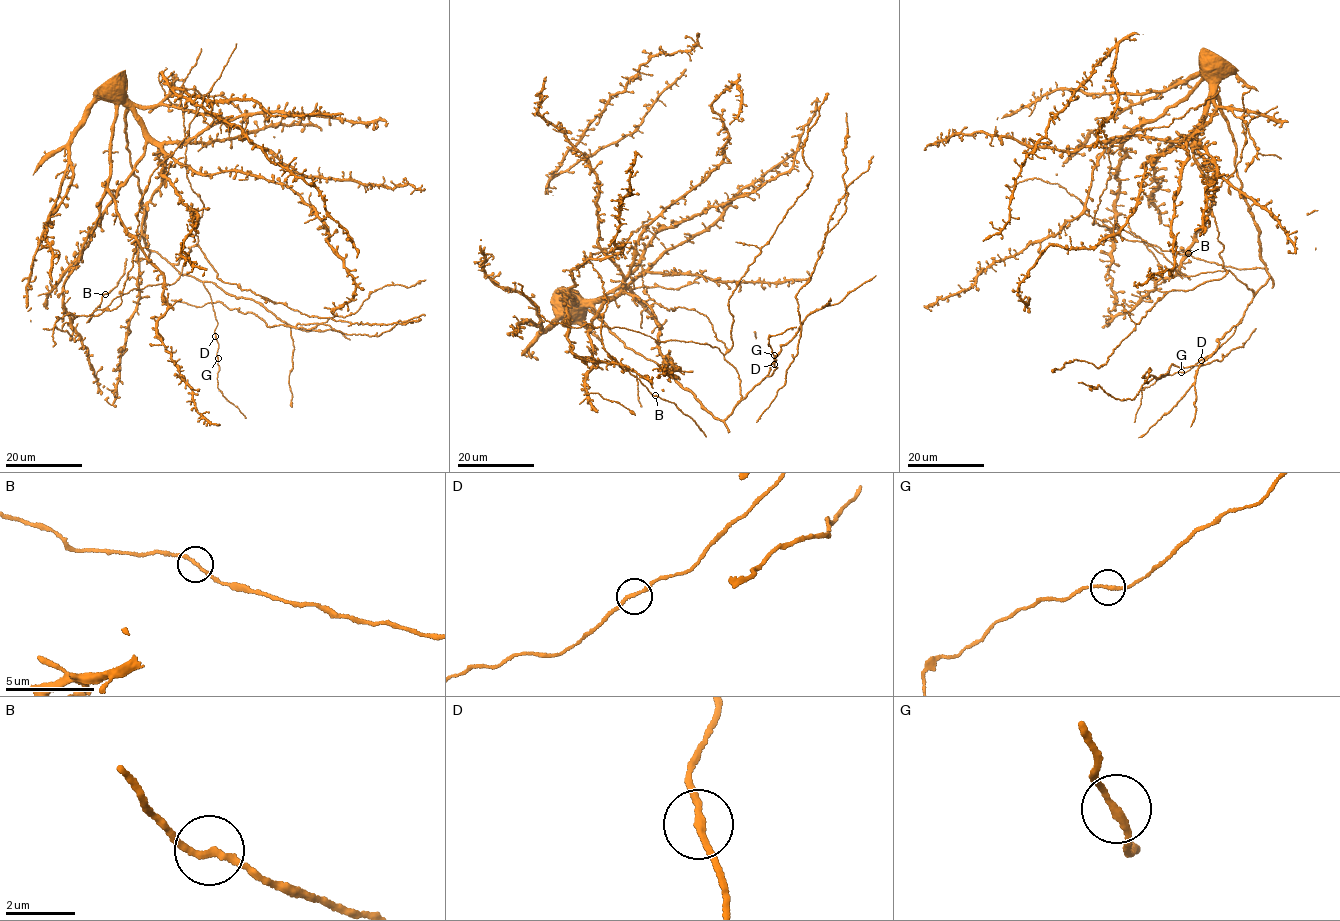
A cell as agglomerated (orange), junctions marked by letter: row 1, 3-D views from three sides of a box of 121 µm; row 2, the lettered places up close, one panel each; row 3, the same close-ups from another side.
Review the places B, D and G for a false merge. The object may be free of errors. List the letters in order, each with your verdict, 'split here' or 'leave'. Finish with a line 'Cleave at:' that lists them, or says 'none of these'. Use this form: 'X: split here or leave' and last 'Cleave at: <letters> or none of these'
B: leave
D: leave
G: leave
Cleave at: none of these

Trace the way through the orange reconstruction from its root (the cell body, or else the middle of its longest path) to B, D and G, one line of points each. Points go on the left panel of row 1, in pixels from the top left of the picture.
B: (186, 167), (167, 156), (161, 171), (152, 171), (139, 203), (133, 266), (121, 303), (87, 321), (105, 294)
D: (186, 167), (129, 109), (127, 148), (145, 212), (146, 248), (203, 283), (215, 336)
G: (186, 167), (129, 109), (127, 148), (145, 212), (146, 248), (203, 283), (217, 323), (218, 358)

